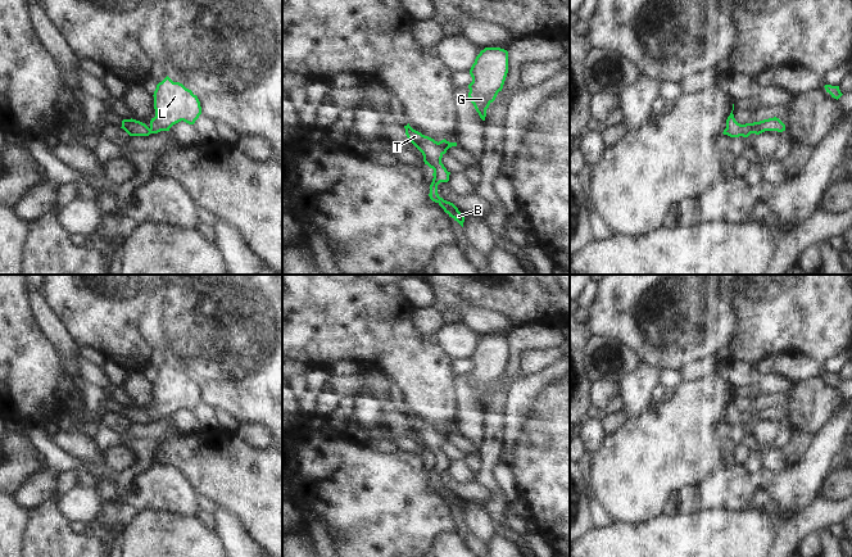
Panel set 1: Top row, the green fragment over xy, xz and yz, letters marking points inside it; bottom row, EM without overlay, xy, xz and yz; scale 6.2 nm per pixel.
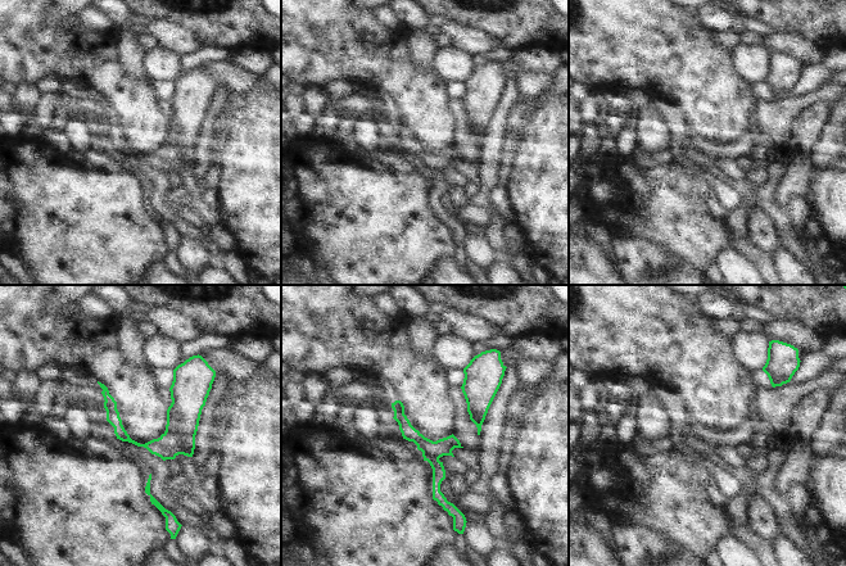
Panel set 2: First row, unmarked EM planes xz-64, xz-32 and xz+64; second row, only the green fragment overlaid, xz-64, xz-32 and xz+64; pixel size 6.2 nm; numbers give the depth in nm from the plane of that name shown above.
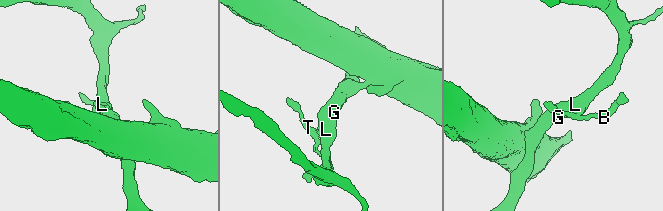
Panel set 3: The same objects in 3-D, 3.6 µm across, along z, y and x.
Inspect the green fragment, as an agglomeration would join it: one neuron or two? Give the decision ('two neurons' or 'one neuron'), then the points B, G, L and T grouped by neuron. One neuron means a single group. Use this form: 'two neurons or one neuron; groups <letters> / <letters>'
one neuron; groups B G L T

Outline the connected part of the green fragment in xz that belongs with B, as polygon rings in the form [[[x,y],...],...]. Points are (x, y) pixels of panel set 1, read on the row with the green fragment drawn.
[[[409,123],[404,126],[404,128],[408,140],[422,153],[425,164],[434,169],[434,178],[430,185],[429,194],[430,199],[438,203],[444,212],[449,214],[449,217],[463,227],[464,214],[461,213],[453,203],[444,200],[438,194],[438,185],[440,182],[448,182],[450,175],[441,163],[441,158],[449,148],[457,146],[457,142],[449,142],[445,139],[438,142],[434,139],[413,130]]]

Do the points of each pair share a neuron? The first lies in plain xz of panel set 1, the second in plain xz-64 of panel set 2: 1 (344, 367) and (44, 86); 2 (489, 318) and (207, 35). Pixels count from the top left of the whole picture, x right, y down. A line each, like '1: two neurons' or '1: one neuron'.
1: one neuron
2: two neurons

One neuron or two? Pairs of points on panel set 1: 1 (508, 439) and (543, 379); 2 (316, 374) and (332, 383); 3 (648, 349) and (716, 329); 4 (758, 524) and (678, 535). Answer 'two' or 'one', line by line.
1: one
2: two
3: one
4: one

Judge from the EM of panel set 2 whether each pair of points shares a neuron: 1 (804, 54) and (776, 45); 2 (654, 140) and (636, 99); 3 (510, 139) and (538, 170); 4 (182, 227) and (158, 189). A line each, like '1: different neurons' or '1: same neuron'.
1: same neuron
2: same neuron
3: different neurons
4: same neuron

